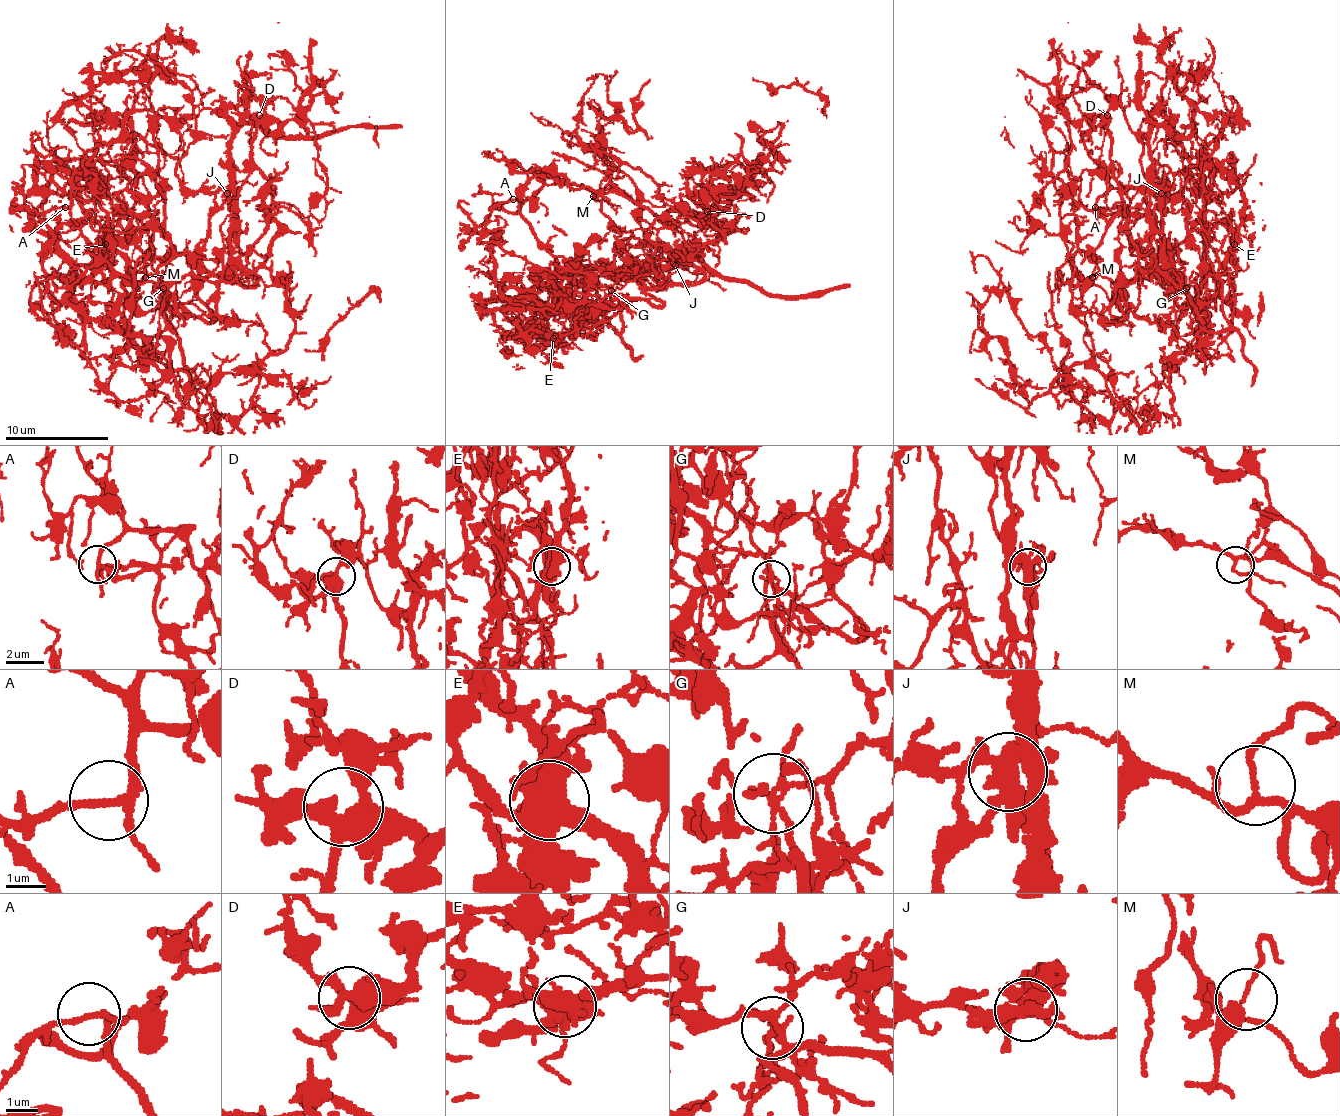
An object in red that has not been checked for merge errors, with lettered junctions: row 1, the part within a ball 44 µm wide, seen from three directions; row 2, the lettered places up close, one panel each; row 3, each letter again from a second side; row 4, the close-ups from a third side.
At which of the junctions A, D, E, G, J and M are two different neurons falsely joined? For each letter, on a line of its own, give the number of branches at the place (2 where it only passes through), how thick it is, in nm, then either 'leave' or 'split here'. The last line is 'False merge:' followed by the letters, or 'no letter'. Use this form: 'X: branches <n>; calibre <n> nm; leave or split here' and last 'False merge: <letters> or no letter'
A: branches 3; calibre 180 nm; split here
D: branches 4; calibre 420 nm; leave
E: branches 5; calibre 600 nm; split here
G: branches 3; calibre 150 nm; split here
J: branches 6; calibre 440 nm; split here
M: branches 3; calibre 160 nm; leave
False merge: A, E, G, J

